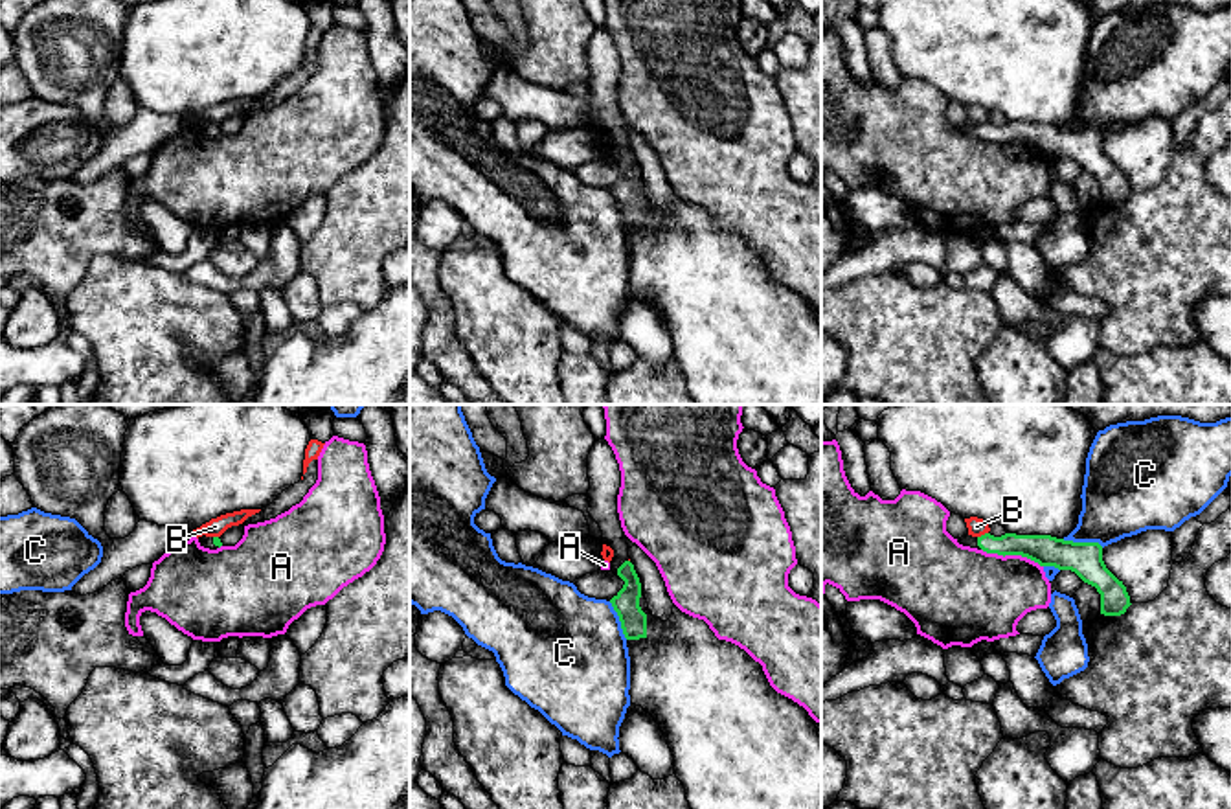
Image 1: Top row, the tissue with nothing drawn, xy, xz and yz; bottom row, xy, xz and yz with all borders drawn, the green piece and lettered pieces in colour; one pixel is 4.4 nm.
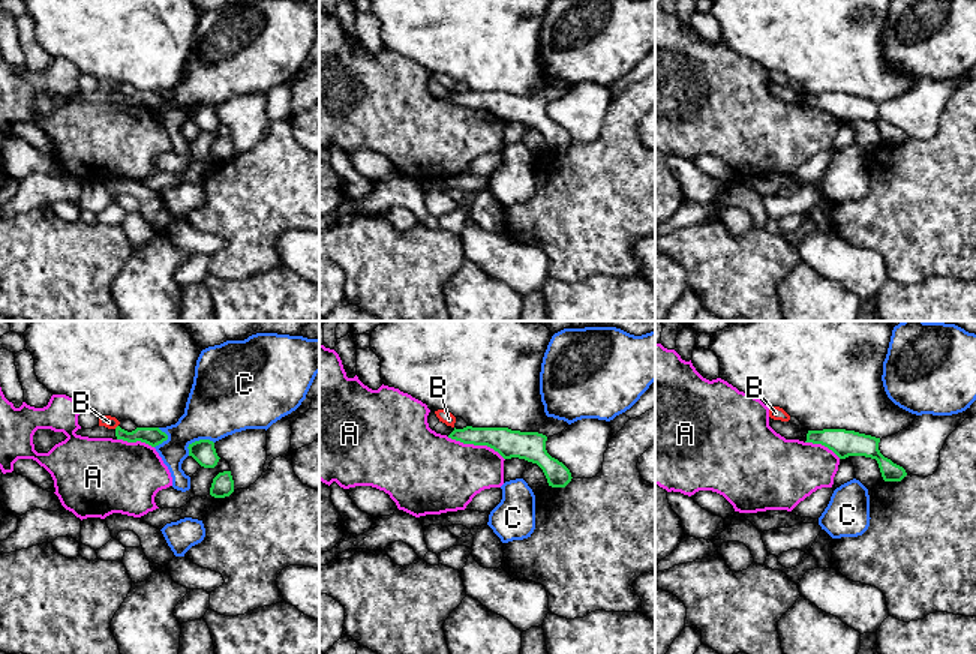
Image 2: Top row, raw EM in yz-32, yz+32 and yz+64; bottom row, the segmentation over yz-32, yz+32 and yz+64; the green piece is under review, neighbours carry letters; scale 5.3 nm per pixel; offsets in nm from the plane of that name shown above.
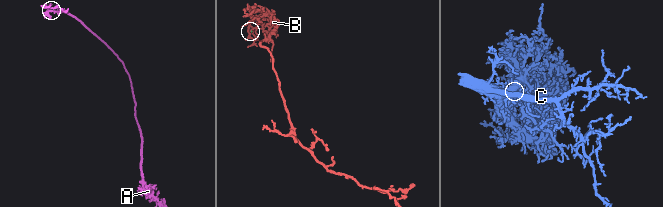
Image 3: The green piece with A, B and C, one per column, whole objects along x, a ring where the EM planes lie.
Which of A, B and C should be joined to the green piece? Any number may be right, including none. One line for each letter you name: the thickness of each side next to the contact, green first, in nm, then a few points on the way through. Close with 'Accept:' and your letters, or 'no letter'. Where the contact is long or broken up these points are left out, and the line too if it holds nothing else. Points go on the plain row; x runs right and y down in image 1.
Accept: no letter

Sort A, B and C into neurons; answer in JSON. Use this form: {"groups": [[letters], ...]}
{"groups": [["A"], ["B"], ["C"]]}

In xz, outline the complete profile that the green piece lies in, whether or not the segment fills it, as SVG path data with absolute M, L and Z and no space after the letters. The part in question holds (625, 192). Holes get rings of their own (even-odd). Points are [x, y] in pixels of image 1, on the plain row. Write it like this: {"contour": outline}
{"contour": "M606 28L593 31L588 42L588 101L603 120L603 132L614 138L610 160L617 162L625 173L610 188L619 204L627 228L647 226L647 202L639 195L641 171L628 149L628 132L617 101L617 83L621 75L621 59L616 42Z"}

